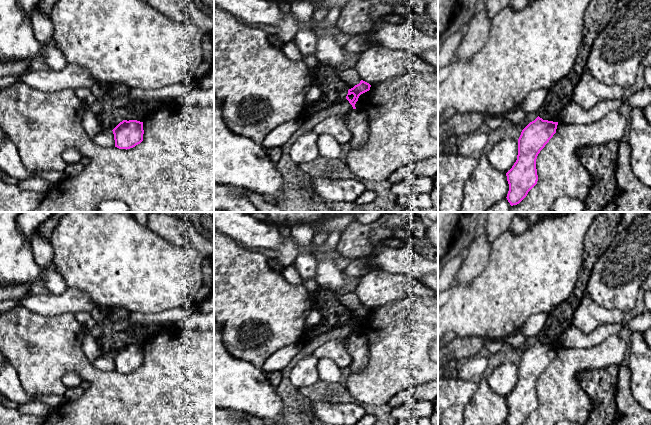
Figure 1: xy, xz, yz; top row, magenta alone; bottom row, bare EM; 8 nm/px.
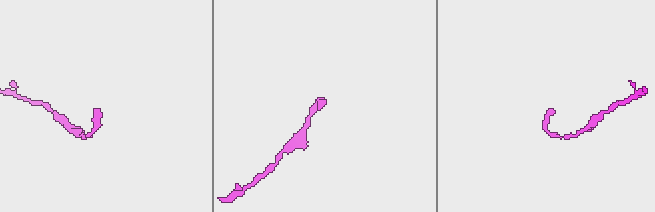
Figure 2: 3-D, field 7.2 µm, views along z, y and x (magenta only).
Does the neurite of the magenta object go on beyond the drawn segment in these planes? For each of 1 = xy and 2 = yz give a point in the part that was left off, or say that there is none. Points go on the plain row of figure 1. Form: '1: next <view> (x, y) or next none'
1: next none
2: next none

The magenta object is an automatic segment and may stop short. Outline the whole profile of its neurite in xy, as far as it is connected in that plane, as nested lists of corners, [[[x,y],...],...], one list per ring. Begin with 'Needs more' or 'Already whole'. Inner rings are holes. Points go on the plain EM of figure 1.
Already whole. [[[123,344],[113,354],[115,371],[130,373],[143,365],[143,346]]]

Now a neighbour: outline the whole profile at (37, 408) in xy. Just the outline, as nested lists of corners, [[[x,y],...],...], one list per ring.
[[[32,401],[19,405],[18,410],[25,414],[35,415],[42,419],[46,419],[49,413],[52,411],[52,408],[40,401]]]

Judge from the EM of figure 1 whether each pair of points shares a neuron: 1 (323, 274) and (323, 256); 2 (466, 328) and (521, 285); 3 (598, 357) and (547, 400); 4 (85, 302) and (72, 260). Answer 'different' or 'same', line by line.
1: same
2: same
3: same
4: different

